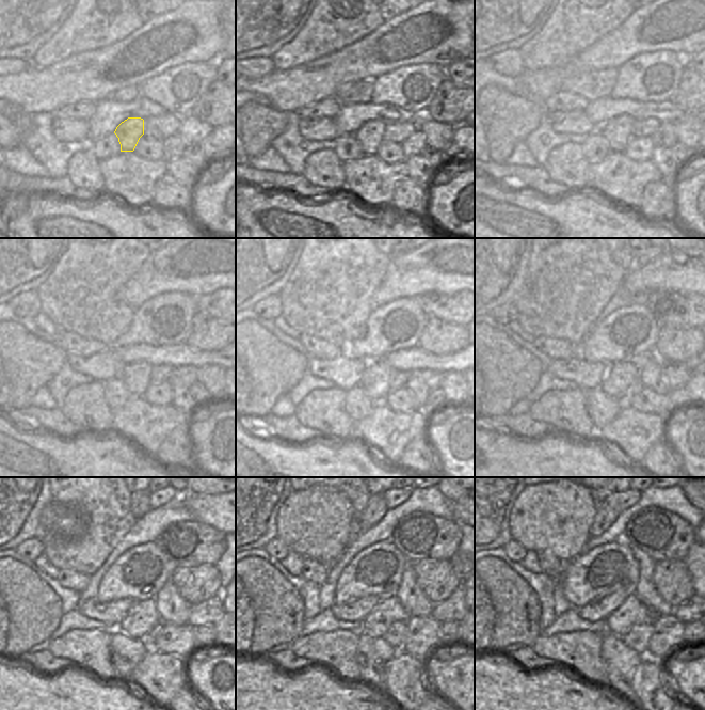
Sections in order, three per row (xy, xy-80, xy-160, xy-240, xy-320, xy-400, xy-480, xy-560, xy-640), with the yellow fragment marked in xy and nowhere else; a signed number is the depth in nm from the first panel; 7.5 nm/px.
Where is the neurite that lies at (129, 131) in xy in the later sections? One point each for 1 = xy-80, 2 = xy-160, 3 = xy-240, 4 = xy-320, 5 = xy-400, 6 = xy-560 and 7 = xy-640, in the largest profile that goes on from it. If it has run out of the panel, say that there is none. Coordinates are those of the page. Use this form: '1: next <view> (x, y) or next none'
1: next xy-80 (369, 137)
2: next xy-160 (597, 146)
3: next xy-240 (127, 383)
4: next xy-320 (375, 380)
5: next xy-400 (620, 376)
6: next xy-560 (387, 611)
7: next xy-640 (630, 613)

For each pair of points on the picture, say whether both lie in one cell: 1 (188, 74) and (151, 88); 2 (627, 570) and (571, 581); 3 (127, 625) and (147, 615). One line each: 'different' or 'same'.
1: same
2: same
3: same

